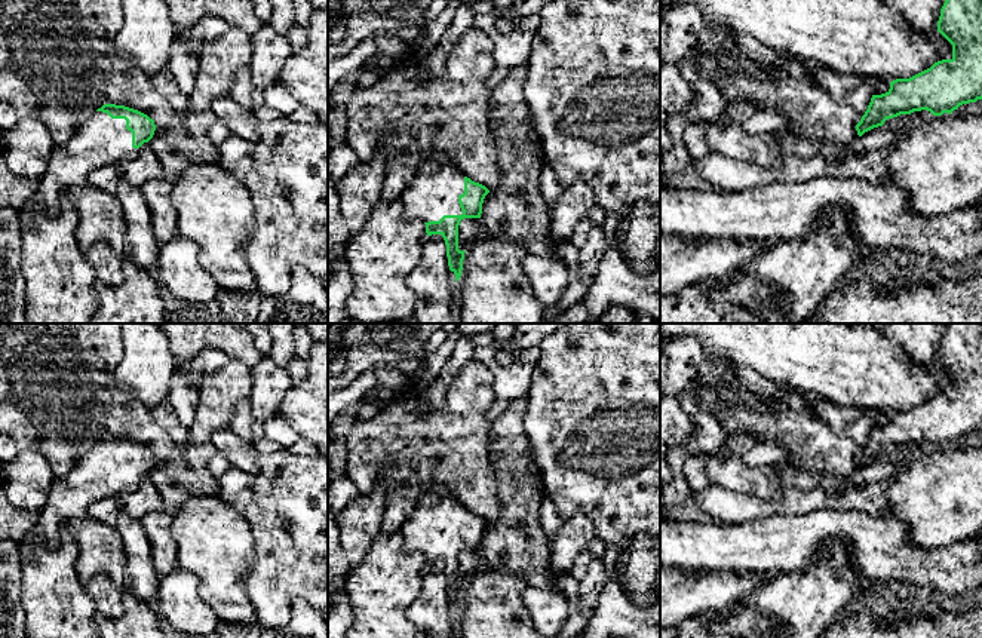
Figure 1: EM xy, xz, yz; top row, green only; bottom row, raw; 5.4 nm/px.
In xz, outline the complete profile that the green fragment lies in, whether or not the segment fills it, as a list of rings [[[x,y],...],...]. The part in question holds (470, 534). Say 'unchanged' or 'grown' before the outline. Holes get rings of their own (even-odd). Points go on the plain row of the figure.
grown; [[[427,493],[399,528],[405,552],[421,552],[427,568],[444,570],[455,614],[461,608],[466,585],[458,582],[460,553],[481,550],[488,525],[485,518],[467,510],[457,499]]]

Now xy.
grown; [[[104,436],[77,458],[68,475],[55,478],[36,525],[18,543],[21,558],[30,558],[37,542],[49,549],[59,546],[58,531],[64,522],[86,516],[96,500],[132,491],[154,463],[154,453],[147,447]]]

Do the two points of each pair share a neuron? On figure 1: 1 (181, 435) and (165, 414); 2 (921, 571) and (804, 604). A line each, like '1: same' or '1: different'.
1: same
2: different

